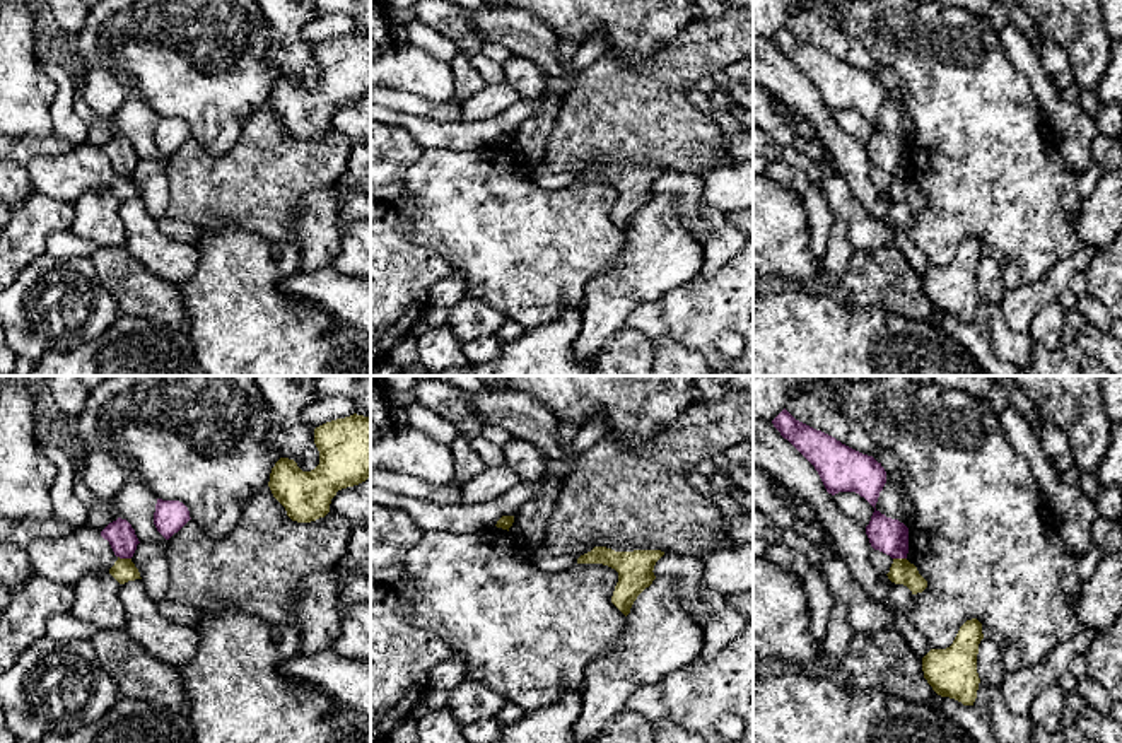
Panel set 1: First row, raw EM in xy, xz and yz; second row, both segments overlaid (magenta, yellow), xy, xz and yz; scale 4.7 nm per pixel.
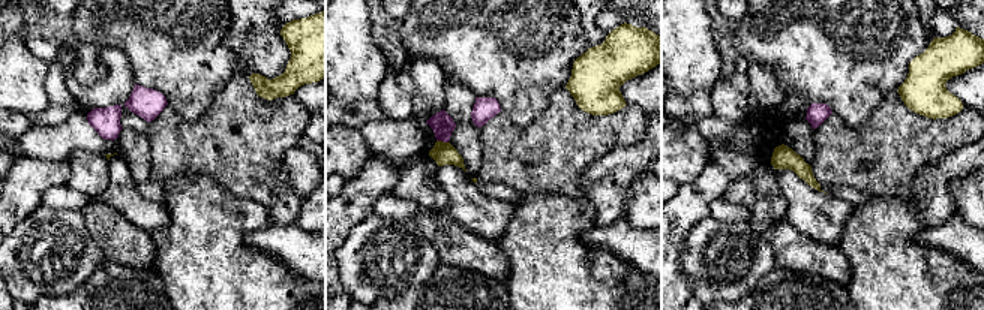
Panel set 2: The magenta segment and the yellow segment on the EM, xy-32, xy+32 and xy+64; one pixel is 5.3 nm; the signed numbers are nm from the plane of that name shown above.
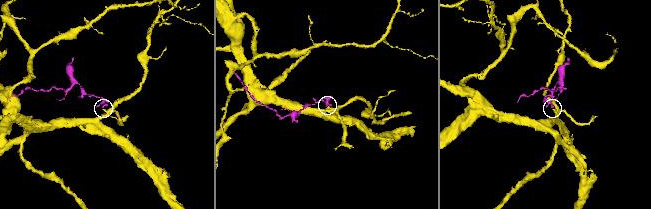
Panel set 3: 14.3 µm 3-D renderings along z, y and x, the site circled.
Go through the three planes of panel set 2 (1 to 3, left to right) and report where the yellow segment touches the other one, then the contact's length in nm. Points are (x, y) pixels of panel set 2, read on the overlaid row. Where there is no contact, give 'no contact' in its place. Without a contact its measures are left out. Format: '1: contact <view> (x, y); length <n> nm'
1: no contact
2: contact xy+32 (443, 141); length 70 nm
3: no contact

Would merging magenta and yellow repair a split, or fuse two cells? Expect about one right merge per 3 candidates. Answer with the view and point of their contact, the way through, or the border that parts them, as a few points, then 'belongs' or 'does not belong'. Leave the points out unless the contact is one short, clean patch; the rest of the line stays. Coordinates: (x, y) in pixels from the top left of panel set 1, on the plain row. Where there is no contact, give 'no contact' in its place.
contact xy (125, 175); border xy (118, 173), (130, 176); does not belong

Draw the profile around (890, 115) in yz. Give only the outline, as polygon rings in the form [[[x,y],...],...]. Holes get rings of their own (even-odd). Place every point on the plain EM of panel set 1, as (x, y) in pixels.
[[[878,67],[873,75],[886,89],[886,101],[879,109],[878,120],[874,123],[876,128],[885,132],[886,135],[898,137],[909,145],[910,135],[905,135],[902,126],[903,106],[890,97],[890,94],[897,89],[897,73],[890,67]]]

